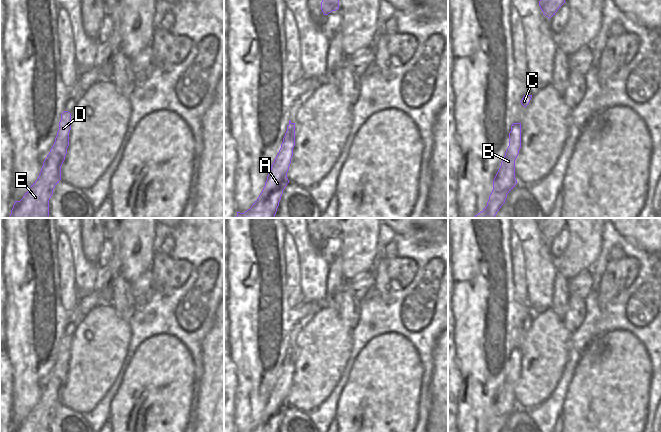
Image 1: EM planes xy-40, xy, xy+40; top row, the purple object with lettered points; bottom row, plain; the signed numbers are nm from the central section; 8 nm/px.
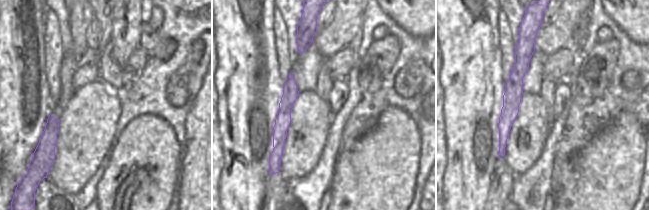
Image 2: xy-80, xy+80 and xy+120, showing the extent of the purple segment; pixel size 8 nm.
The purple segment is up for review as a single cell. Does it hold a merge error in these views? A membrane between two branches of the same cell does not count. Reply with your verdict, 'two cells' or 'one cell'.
one cell

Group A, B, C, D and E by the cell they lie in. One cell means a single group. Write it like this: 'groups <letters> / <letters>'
groups A B C D E

